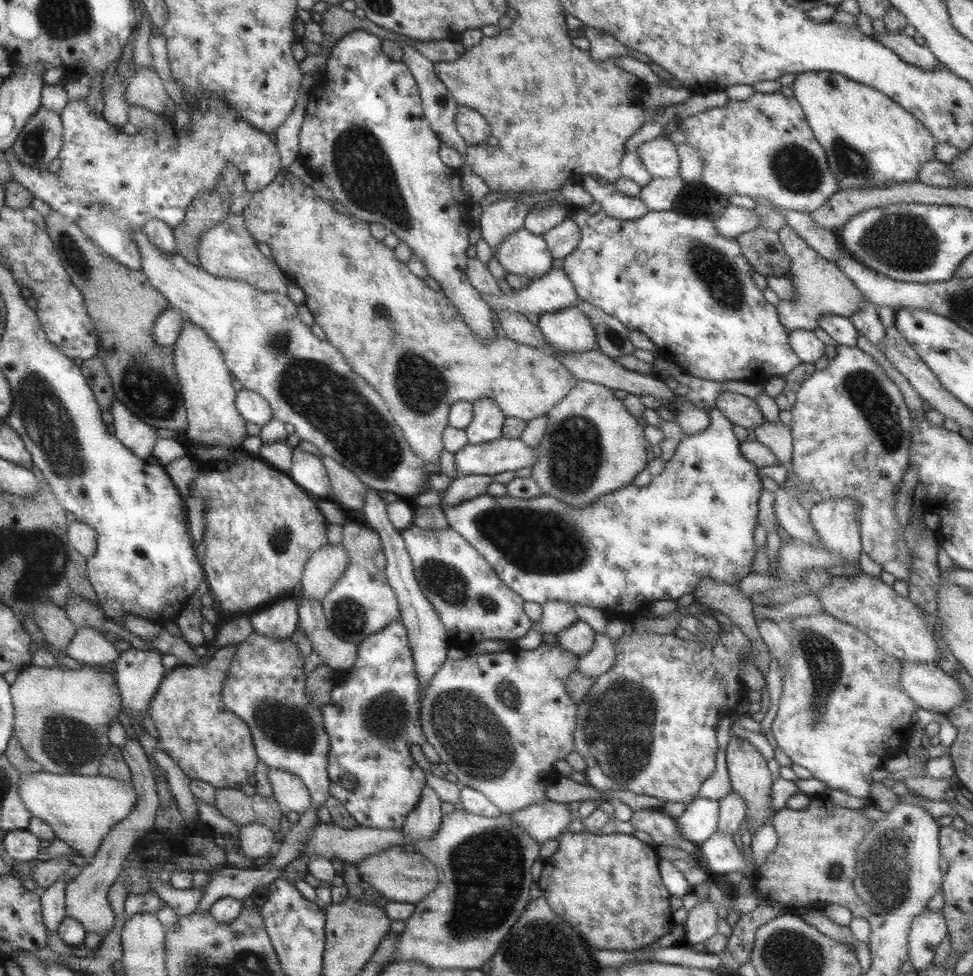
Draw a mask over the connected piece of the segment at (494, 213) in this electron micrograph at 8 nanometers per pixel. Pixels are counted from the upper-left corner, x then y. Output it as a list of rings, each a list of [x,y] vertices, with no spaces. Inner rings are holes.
[[[498,200],[483,207],[479,222],[481,237],[491,248],[493,255],[499,244],[524,226],[526,215],[532,206],[516,200]]]

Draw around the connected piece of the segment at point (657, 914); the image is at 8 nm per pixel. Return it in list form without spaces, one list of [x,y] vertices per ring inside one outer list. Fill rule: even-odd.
[[[574,827],[559,836],[558,850],[543,860],[542,875],[537,884],[552,910],[570,922],[584,940],[602,950],[638,950],[646,948],[661,936],[671,932],[673,911],[669,891],[662,884],[660,858],[654,845],[644,844],[635,835],[587,833]]]

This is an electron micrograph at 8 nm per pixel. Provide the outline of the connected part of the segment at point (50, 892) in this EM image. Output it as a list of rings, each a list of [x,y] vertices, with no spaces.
[[[76,864],[67,868],[66,875],[46,890],[41,890],[41,905],[43,921],[48,932],[57,932],[60,923],[66,918],[65,909],[66,886],[81,874],[81,868]]]

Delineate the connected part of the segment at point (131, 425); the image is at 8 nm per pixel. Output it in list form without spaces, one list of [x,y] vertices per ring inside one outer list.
[[[114,400],[111,414],[115,435],[118,440],[132,450],[133,454],[146,460],[153,454],[153,448],[159,439],[157,428],[146,424],[138,416],[134,416],[120,400]]]

